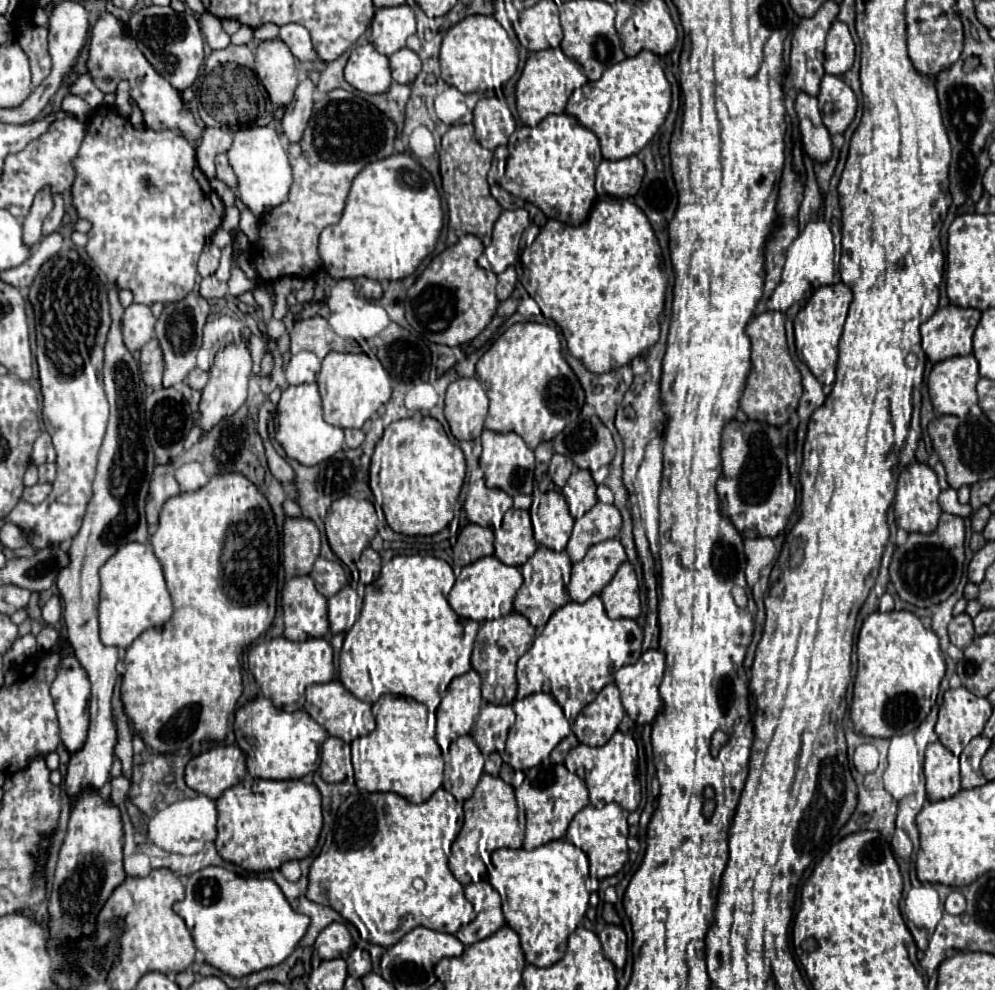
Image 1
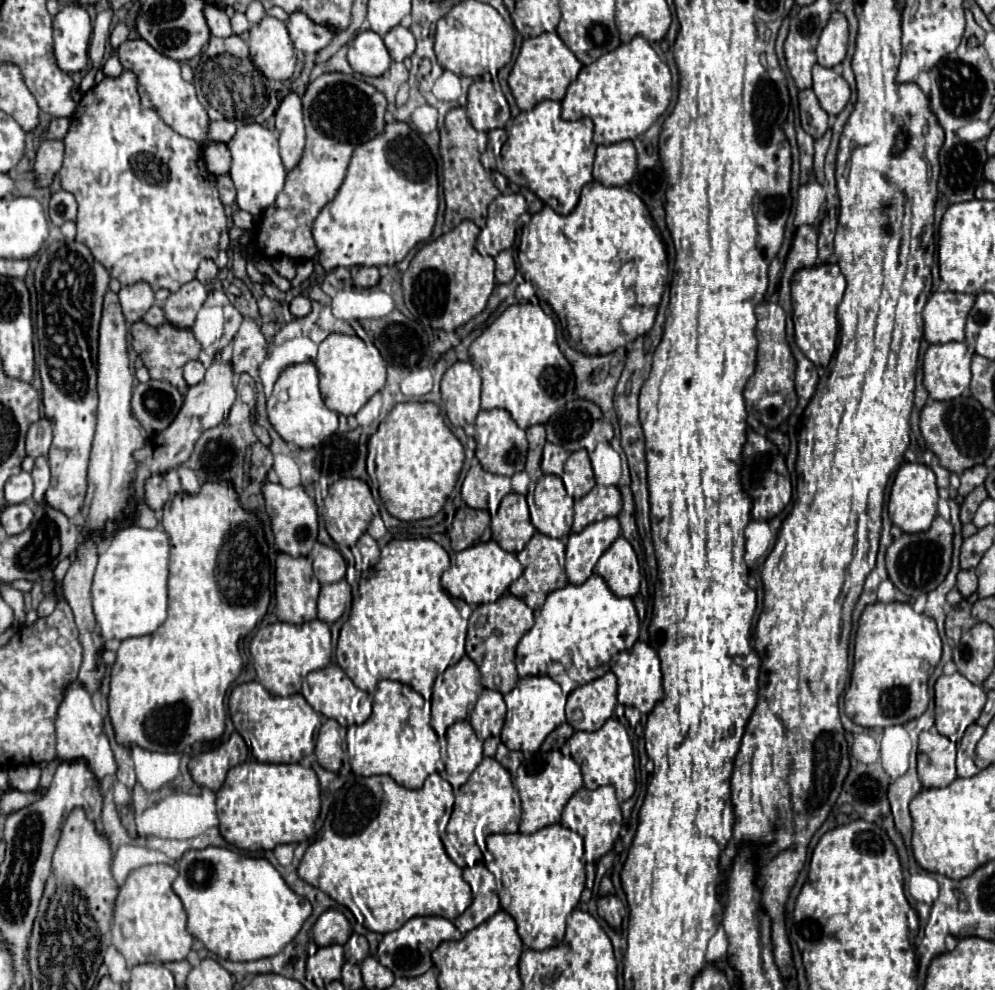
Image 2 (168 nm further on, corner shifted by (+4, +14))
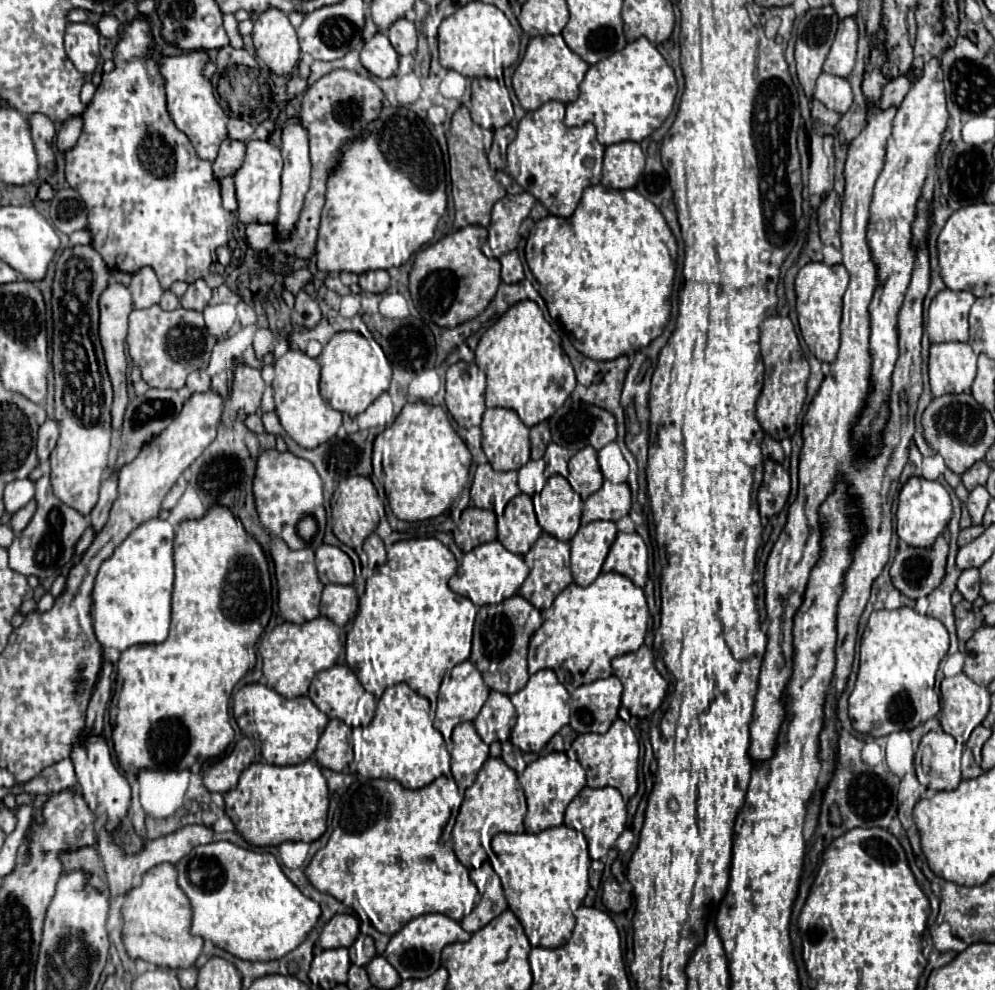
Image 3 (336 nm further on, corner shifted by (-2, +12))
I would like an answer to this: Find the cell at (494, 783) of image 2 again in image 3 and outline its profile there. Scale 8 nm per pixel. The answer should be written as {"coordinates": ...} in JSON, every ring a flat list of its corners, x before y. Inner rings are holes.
{"coordinates":[[488,758,478,772,476,782,465,791,464,801,460,806,456,824,452,830,452,848,456,858,470,869,478,869,488,856,484,852,483,842,492,841,500,832,522,834,525,831,522,820,527,813,524,792,519,785,518,775,504,764,500,758]]}

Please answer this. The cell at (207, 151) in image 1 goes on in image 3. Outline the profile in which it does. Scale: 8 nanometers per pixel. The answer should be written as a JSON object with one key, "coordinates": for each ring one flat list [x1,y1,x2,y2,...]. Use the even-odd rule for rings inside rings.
{"coordinates":[[230,118,228,120,228,136,234,140,240,140,240,142,248,142,254,136,254,128,240,118]]}

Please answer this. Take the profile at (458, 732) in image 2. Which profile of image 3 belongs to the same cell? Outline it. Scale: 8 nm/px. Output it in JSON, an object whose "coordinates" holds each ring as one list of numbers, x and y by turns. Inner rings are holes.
{"coordinates":[[462,722,452,732,451,773,460,790,474,784,478,770,488,758,488,746,478,736,472,722]]}

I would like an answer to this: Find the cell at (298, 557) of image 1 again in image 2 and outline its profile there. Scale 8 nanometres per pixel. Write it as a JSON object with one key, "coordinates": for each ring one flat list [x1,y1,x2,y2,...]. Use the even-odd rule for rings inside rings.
{"coordinates":[[268,478,262,484,262,494,266,502,266,514,272,524,274,540,278,548,290,556,308,556,318,536,318,512,314,498,310,498,304,490,304,486,296,488,284,488,280,484,270,482]]}

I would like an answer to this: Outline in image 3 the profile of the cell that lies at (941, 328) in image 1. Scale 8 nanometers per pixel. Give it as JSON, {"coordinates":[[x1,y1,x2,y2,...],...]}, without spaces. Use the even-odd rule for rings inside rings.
{"coordinates":[[942,290,928,310,930,342,968,342,968,312,976,296,970,292]]}

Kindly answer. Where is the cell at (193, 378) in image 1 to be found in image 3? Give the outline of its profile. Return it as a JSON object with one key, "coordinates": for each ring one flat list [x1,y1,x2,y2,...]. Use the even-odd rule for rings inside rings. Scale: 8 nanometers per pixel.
{"coordinates":[[194,370,188,376,186,386,190,392,206,392,206,390,210,390,210,376,206,374,206,370]]}

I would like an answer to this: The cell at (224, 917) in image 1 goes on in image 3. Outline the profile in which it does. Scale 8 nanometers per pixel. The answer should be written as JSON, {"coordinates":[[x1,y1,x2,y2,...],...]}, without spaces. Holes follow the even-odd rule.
{"coordinates":[[212,842,194,848,178,864,178,886,190,898,194,920,192,934,214,942,214,946,230,952,240,960,278,960,302,944,308,932,320,918,320,906,312,898,306,898,282,872,278,860,272,854,258,854,244,850,232,842]]}

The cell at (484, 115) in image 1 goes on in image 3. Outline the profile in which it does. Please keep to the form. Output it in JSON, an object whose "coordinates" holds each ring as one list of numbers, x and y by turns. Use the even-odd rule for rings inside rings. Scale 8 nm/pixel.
{"coordinates":[[496,78,472,80,472,120,488,130,502,128,514,118,508,90]]}

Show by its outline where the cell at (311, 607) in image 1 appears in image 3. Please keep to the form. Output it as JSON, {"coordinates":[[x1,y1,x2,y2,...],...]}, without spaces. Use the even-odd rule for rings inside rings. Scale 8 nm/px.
{"coordinates":[[272,538,270,542,274,566,276,566,276,582,278,582,278,608,286,622,292,624,306,624,320,616,320,596,324,590,324,584,318,580,316,574,316,562,314,552,310,548,306,550,290,550,280,538]]}

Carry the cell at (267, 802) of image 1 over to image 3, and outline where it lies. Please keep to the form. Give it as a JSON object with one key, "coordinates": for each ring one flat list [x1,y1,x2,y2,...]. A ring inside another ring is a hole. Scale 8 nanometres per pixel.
{"coordinates":[[306,760,296,766,272,766,254,762,242,774,240,782,234,790,224,794,226,814,234,822,236,830,242,838,252,846,278,846,282,842,314,842,326,832,326,816,328,816,328,786,322,776,320,766,312,760]]}

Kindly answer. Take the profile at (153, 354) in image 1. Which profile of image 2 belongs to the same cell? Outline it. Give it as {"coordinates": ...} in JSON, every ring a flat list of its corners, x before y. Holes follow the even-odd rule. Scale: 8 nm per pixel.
{"coordinates":[[152,306,152,308,146,312,146,316,144,316,144,322,152,324,152,326,160,326,164,320,166,320,166,318,164,318,164,310,162,310,160,306]]}

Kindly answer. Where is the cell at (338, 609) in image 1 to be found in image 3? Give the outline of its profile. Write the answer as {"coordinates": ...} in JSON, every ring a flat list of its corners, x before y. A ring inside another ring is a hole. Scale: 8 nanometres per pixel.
{"coordinates":[[328,584,322,592,320,614,330,618,336,626,346,626,357,613,359,598,352,586]]}

